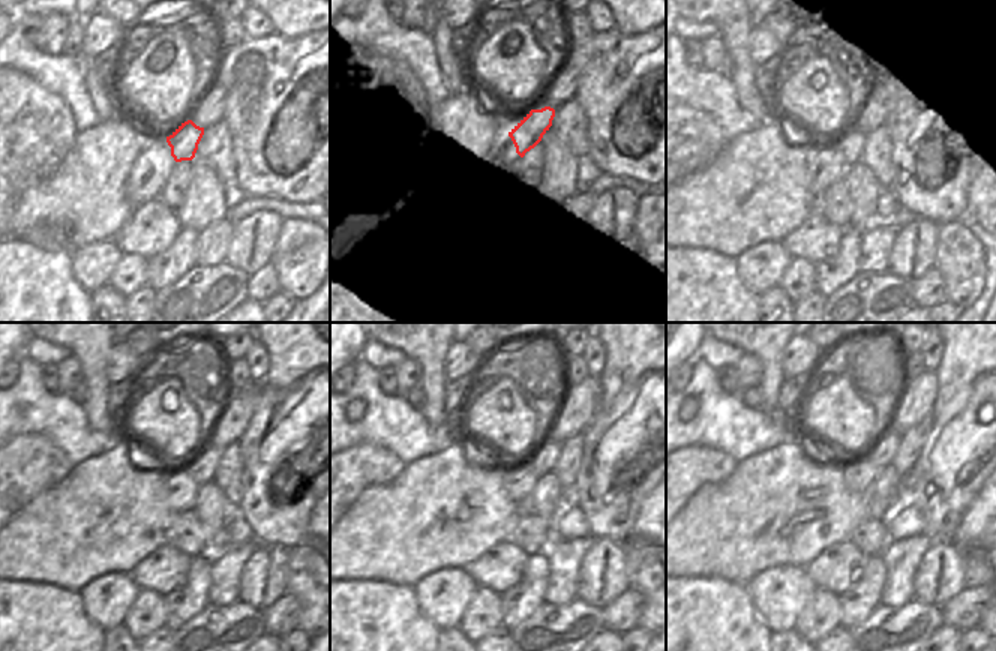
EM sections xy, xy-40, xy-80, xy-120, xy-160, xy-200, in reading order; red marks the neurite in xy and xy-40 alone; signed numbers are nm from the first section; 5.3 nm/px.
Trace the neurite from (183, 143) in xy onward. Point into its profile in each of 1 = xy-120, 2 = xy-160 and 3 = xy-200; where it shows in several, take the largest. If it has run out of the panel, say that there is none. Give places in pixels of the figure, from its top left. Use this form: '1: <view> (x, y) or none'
1: xy-120 (203, 465)
2: xy-160 (545, 456)
3: xy-200 (882, 452)

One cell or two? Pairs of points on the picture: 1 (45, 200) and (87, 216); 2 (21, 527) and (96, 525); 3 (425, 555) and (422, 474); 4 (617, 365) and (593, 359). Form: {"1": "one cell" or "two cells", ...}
{"1": "one cell", "2": "one cell", "3": "one cell", "4": "two cells"}

